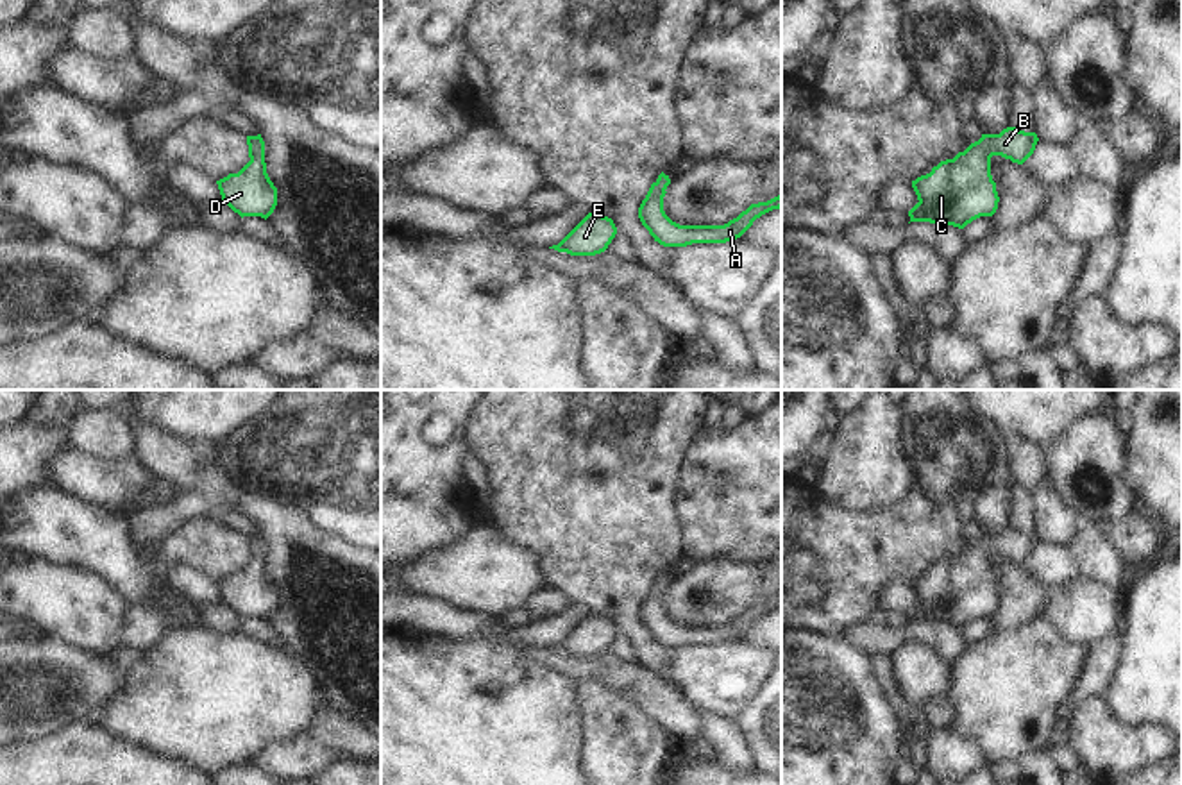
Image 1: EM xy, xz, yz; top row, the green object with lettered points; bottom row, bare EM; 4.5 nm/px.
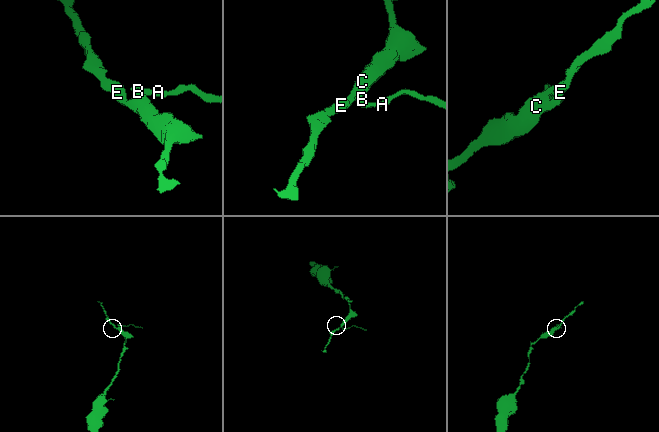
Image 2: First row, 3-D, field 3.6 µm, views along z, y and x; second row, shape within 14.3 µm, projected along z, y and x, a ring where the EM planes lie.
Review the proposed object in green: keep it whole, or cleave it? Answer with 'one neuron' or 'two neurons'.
one neuron

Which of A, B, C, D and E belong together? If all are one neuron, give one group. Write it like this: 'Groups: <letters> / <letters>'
Groups: A B C D E

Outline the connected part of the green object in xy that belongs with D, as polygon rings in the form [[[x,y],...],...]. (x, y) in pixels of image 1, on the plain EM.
[[[261,535],[247,536],[250,561],[238,572],[216,581],[222,603],[243,617],[268,619],[277,606],[277,588],[266,574]]]

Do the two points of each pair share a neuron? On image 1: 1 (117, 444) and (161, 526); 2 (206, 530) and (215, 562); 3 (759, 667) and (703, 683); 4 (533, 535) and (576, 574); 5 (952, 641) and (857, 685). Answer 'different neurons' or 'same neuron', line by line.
1: different neurons
2: same neuron
3: same neuron
4: same neuron
5: different neurons

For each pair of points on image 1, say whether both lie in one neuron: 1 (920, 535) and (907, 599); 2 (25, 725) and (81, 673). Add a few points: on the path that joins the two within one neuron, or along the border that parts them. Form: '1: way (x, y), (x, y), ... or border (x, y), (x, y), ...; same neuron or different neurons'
1: border (887, 582), (911, 583); different neurons
2: way (40, 710), (67, 683); same neuron

